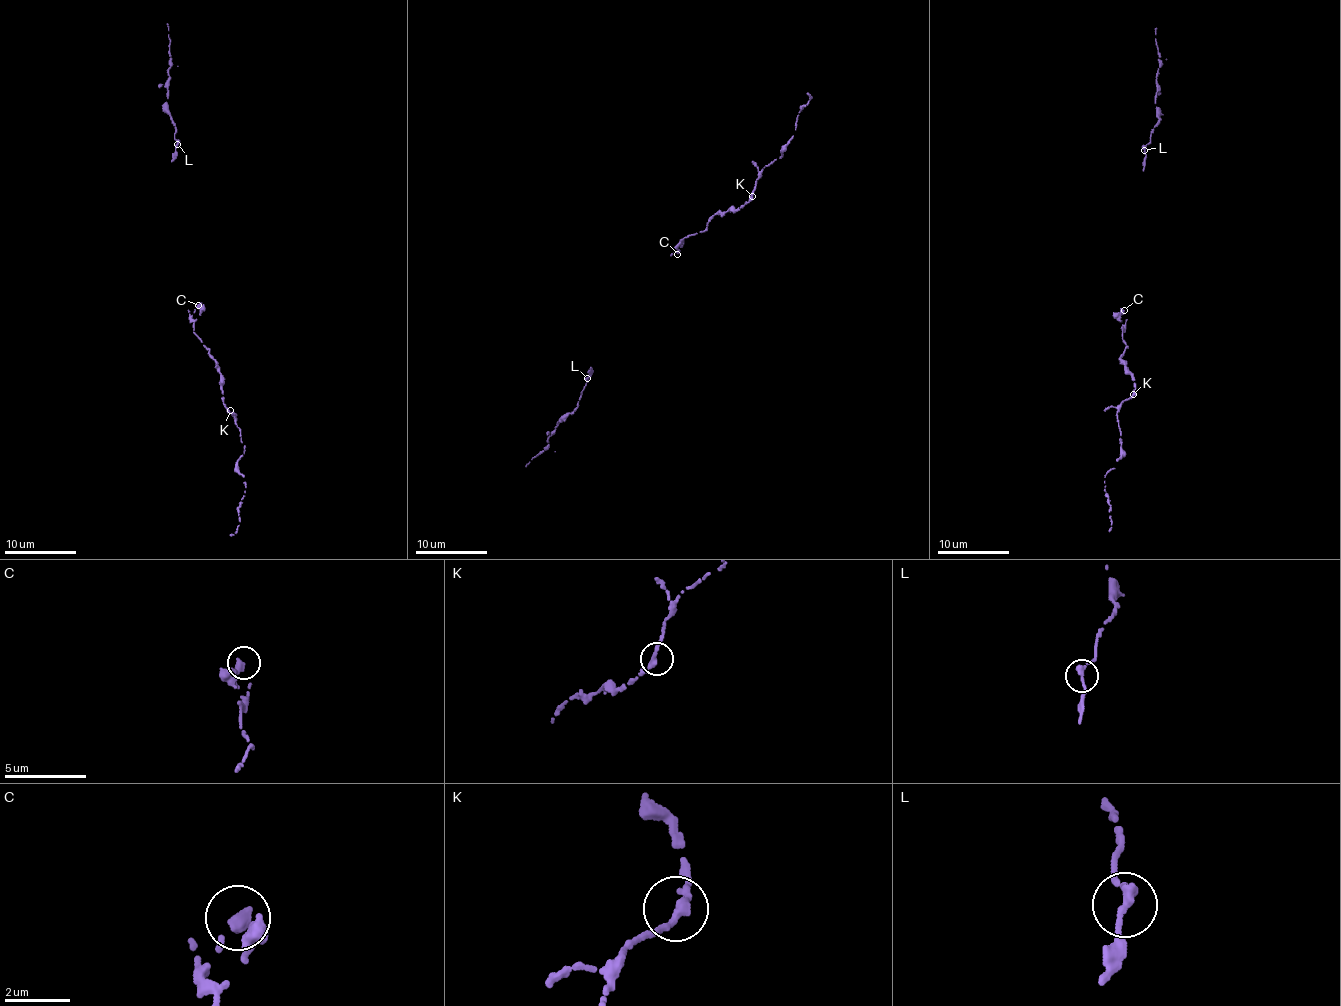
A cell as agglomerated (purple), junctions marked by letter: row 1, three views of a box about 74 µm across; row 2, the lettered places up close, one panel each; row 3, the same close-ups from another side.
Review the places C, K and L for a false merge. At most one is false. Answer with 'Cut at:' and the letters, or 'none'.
Cut at: none

